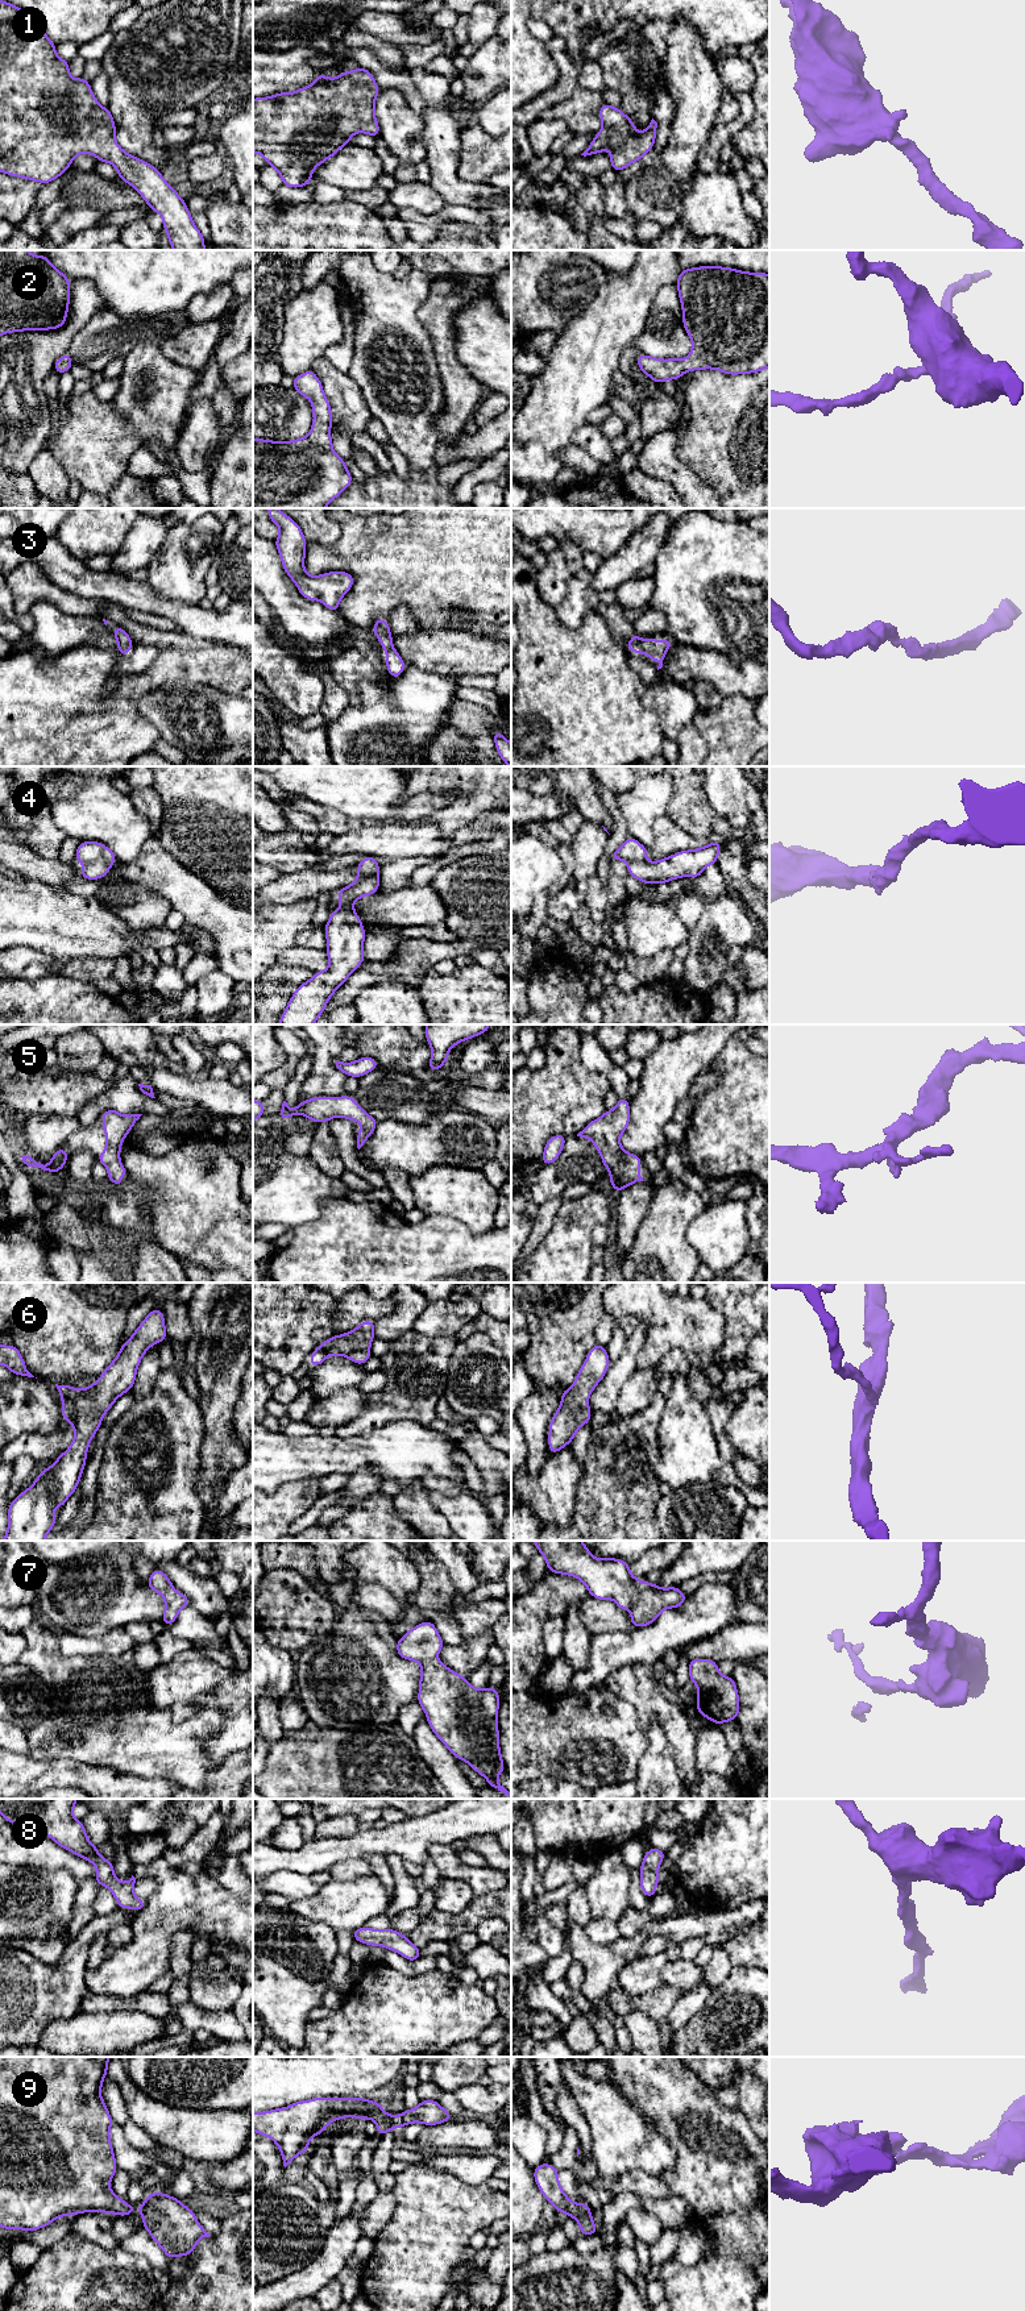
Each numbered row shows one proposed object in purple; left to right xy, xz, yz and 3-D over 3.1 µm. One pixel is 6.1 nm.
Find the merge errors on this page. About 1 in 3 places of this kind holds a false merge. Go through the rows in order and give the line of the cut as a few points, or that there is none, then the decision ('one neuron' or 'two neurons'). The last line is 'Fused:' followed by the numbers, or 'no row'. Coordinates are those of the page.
1: cut none; one neuron
2: cut none; one neuron
3: cut none; one neuron
4: cut none; one neuron
5: cut none; one neuron
6: cut none; one neuron
7: cut none; one neuron
8: cut none; one neuron
9: cut none; one neuron
Fused: no row

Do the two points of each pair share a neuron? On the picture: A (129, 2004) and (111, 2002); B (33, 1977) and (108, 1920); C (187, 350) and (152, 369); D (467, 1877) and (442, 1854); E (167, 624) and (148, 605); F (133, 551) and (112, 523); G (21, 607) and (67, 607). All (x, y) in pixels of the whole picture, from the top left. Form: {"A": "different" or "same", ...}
{"A": "same", "B": "same", "C": "different", "D": "same", "E": "different", "F": "different", "G": "same"}

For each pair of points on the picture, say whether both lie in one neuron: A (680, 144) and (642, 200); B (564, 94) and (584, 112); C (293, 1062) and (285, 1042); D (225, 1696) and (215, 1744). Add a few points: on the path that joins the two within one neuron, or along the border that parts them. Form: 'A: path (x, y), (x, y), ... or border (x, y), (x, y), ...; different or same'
A: path (679, 158), (675, 167), (656, 186); same
B: border (579, 86), (567, 99), (540, 112); different
C: path (293, 1056), (290, 1047); same
D: path (229, 1708), (229, 1729), (227, 1732); same

